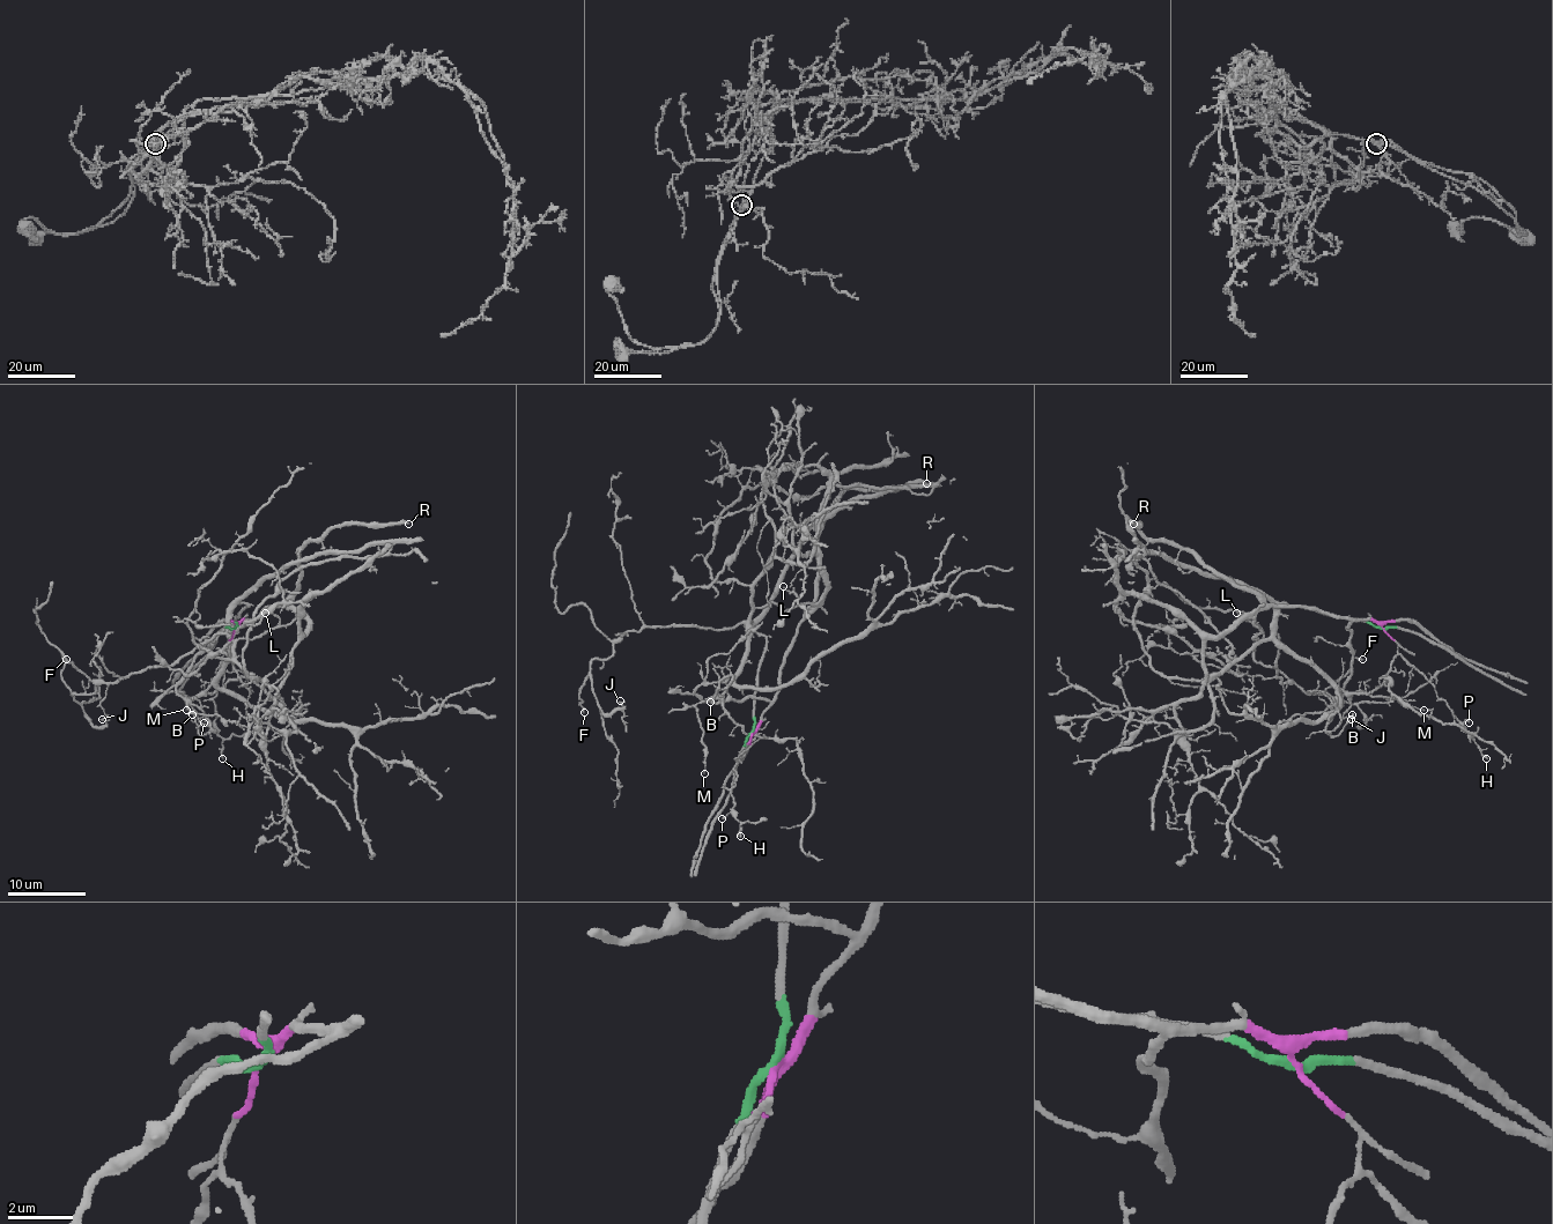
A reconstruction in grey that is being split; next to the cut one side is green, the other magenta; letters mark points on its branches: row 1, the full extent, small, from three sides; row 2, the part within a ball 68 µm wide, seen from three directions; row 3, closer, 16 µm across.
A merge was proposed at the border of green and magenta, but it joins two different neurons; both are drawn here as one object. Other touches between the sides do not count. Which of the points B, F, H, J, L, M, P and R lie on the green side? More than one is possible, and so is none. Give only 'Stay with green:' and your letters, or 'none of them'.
Stay with green: F, J, L, M

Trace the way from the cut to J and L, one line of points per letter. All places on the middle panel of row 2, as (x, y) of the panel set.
J: (753, 732), (767, 640), (741, 623), (627, 631), (592, 661), (598, 704), (605, 714), (625, 709), (619, 700)
L: (753, 732), (756, 673), (767, 640), (749, 625), (753, 612), (776, 603), (793, 607), (797, 598), (784, 586)

